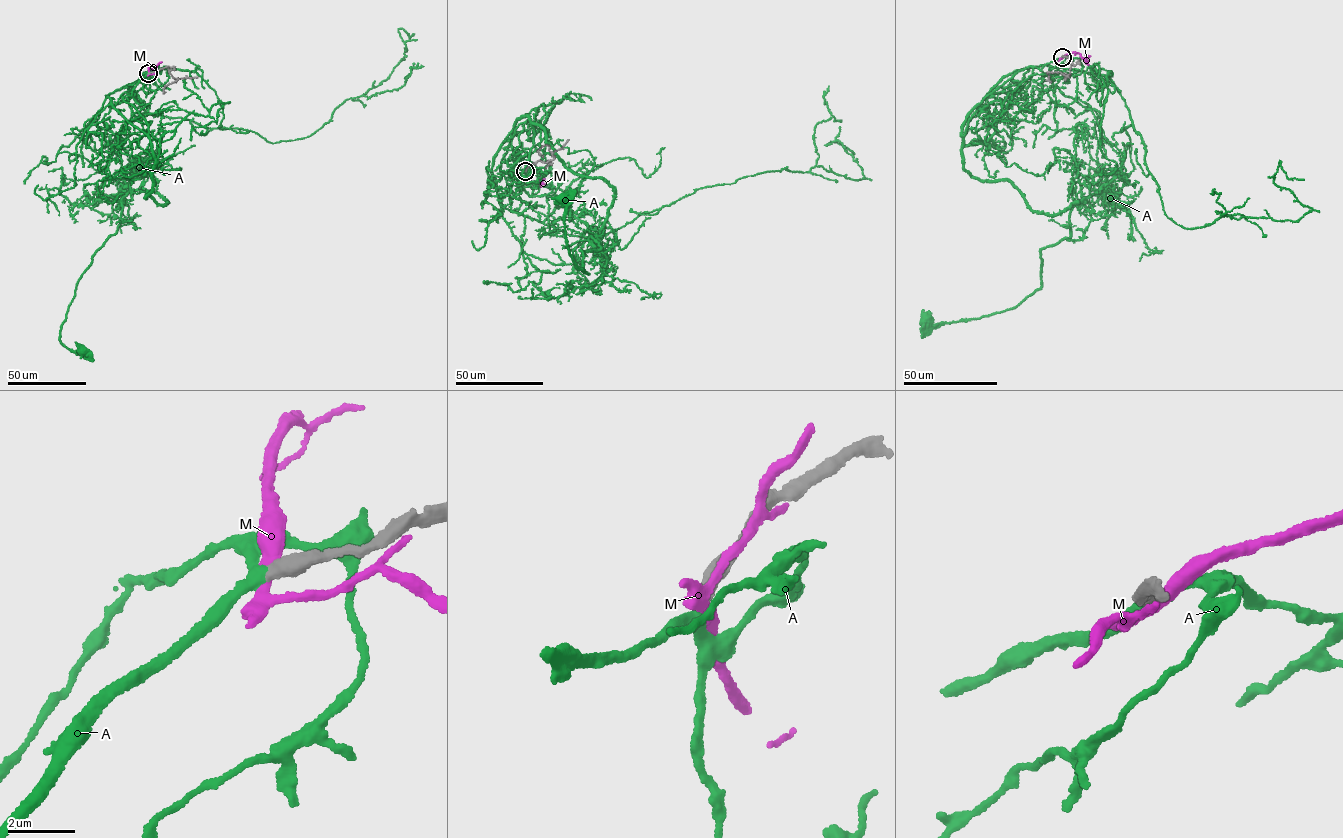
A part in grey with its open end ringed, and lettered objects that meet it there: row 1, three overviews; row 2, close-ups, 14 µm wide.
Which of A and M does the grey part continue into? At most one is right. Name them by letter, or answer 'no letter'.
A

